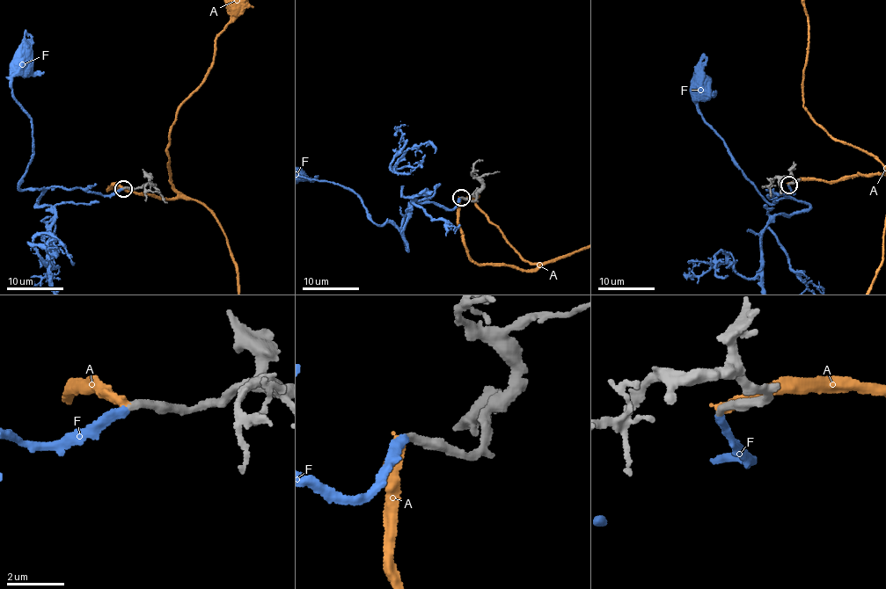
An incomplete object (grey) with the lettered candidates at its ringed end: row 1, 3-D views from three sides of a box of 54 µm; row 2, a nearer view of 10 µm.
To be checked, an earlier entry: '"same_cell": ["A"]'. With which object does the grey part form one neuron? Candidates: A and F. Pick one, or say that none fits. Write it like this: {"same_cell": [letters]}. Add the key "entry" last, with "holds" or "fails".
{"same_cell": ["F"], "entry": "fails"}

